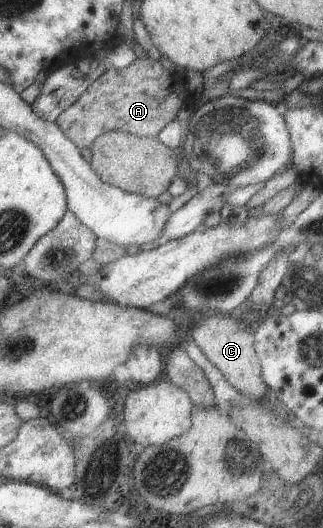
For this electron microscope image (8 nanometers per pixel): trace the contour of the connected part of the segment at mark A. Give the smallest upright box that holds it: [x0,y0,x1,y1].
[57,57,192,149]

